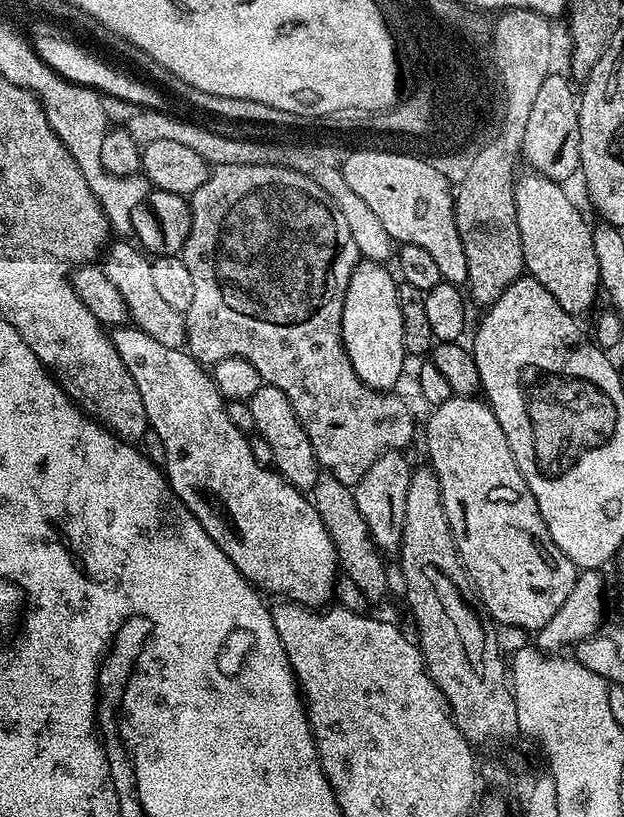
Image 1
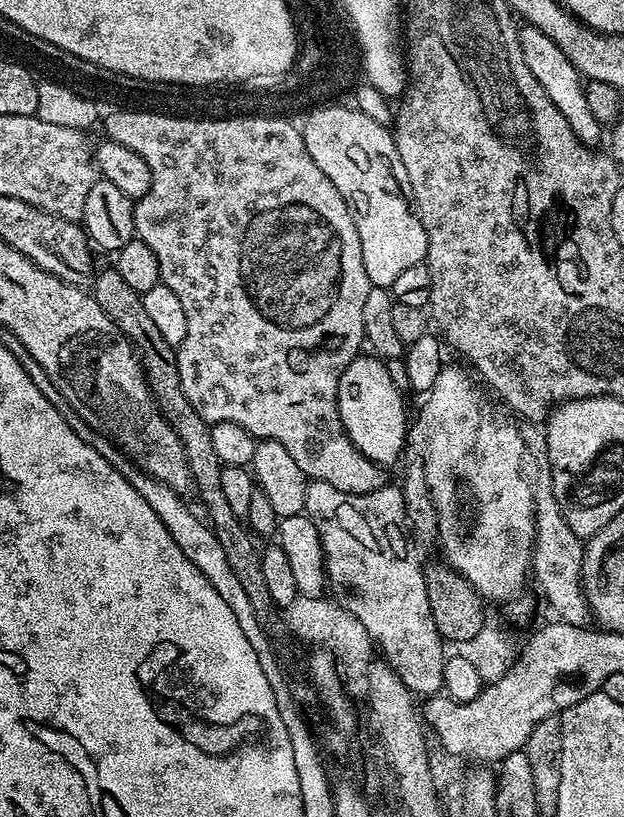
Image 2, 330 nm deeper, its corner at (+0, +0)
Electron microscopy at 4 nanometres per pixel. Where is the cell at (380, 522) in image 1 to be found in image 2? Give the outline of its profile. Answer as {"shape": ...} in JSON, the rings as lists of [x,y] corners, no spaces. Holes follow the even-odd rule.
{"shape":[[[314,480],[309,483],[306,490],[306,506],[304,512],[314,522],[314,526],[320,535],[322,542],[322,550],[324,551],[324,568],[328,571],[328,582],[330,592],[333,592],[335,599],[343,611],[349,612],[362,622],[363,626],[369,632],[369,638],[373,645],[378,649],[379,655],[394,670],[394,674],[398,674],[398,678],[402,678],[402,682],[406,682],[406,686],[410,691],[420,698],[435,696],[444,687],[443,668],[445,659],[443,656],[443,639],[435,625],[434,616],[430,610],[430,598],[426,598],[426,578],[424,577],[424,568],[420,564],[420,556],[416,553],[416,544],[408,537],[408,528],[410,532],[410,517],[408,508],[404,505],[404,493],[399,487],[391,488],[385,486],[374,490],[370,494],[346,494],[342,490],[334,490],[334,486],[330,486],[330,482],[322,482]]]}

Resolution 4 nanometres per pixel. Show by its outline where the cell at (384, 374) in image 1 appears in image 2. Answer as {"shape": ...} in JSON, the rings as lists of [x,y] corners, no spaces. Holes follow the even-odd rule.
{"shape":[[[361,354],[352,360],[338,382],[338,410],[350,442],[381,466],[389,466],[399,456],[401,459],[405,451],[410,416],[404,413],[404,400],[390,379],[387,363],[372,354]]]}

